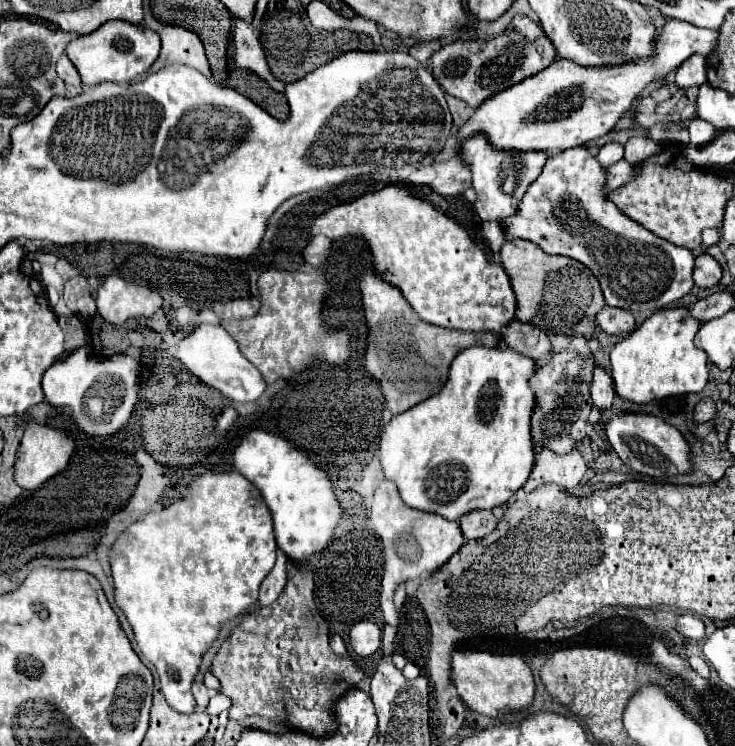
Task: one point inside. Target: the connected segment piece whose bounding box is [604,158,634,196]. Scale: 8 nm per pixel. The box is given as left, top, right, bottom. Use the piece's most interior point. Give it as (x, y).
(620, 173)

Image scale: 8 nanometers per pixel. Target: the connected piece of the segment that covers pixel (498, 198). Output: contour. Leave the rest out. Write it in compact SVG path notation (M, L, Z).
M476 134L470 140L466 140L462 150L462 160L470 164L472 170L472 186L476 190L476 212L482 220L496 220L502 222L508 216L514 216L518 212L518 206L524 198L526 188L536 180L536 176L542 172L546 164L544 152L500 152L490 146L490 142Z

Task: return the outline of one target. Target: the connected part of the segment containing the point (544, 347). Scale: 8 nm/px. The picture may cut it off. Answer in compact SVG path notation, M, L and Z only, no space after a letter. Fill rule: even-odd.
M514 320L512 324L508 324L508 328L504 330L504 334L500 334L502 342L520 352L526 354L530 358L538 358L544 352L550 352L550 340L546 336L546 332L538 326L532 326L528 322L518 322Z

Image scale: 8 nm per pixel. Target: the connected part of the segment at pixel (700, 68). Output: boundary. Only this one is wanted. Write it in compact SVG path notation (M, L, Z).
M694 54L686 62L680 64L676 72L676 86L678 88L690 88L690 86L702 86L706 82L706 58Z

